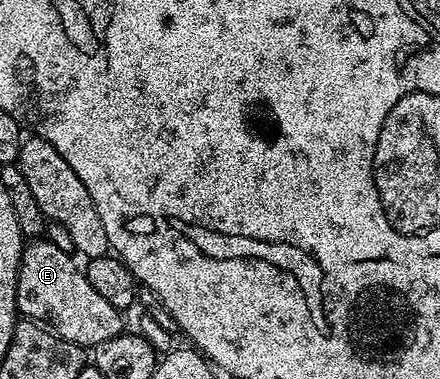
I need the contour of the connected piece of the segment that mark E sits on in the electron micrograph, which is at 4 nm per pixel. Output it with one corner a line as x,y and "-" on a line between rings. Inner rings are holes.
48,238
30,239
21,249
21,261
17,271
17,310
22,317
48,326
68,344
80,344
86,350
93,350
98,344
107,342
123,332
123,316
91,286
82,265
77,265
73,259
70,253
59,250
59,246
52,244

